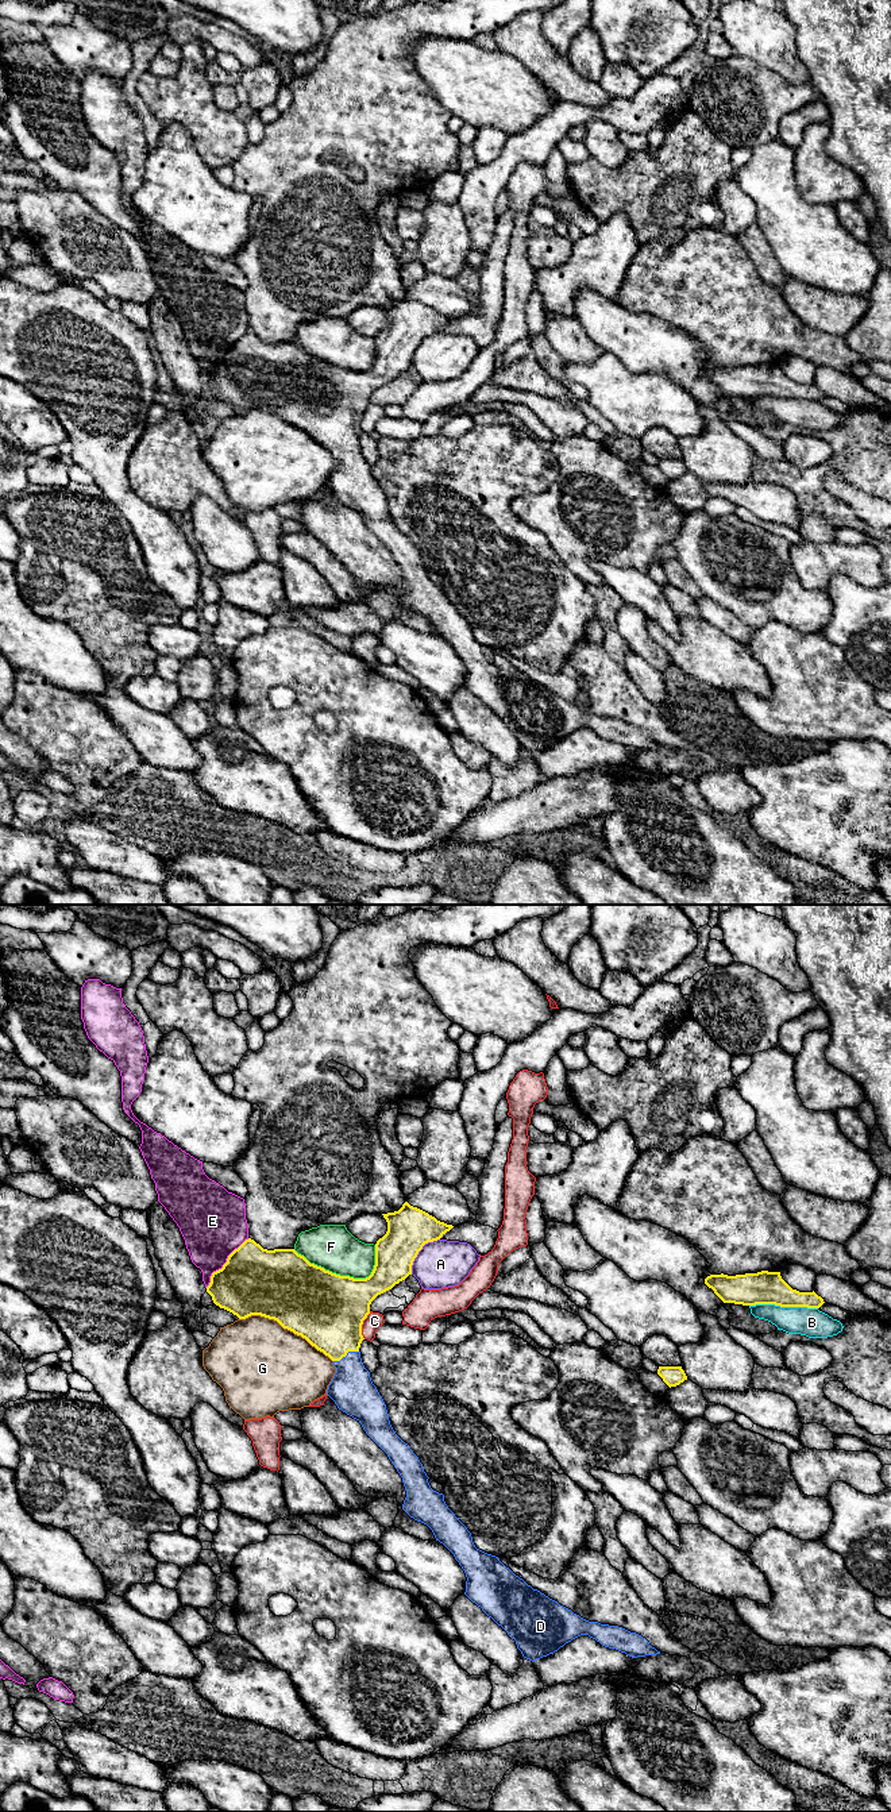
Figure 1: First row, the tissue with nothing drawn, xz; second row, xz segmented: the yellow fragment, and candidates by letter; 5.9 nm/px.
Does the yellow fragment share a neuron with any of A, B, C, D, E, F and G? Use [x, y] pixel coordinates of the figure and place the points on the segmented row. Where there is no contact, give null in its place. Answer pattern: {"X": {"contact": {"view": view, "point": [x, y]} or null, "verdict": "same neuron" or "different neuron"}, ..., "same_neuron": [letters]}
{"A": {"contact": {"view": "xz", "point": [419, 1250]}, "verdict": "different neuron"}, "B": {"contact": {"view": "xz", "point": [783, 1306]}, "verdict": "different neuron"}, "C": {"contact": {"view": "xz", "point": [362, 1323]}, "verdict": "different neuron"}, "D": {"contact": {"view": "xz", "point": [346, 1354]}, "verdict": "same neuron"}, "E": {"contact": {"view": "xz", "point": [226, 1263]}, "verdict": "different neuron"}, "F": {"contact": {"view": "xz", "point": [335, 1273]}, "verdict": "different neuron"}, "G": {"contact": {"view": "xz", "point": [286, 1327]}, "verdict": "different neuron"}, "same_neuron": ["D"]}

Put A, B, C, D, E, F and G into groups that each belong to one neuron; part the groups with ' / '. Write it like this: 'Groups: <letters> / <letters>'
Groups: A / B / C / D / E / F / G

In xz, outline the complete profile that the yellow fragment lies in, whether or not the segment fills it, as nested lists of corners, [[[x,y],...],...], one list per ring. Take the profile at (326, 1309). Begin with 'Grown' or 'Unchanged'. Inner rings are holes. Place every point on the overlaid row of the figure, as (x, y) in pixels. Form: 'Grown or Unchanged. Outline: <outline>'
Grown. Outline: [[[408,1202],[398,1211],[382,1215],[387,1222],[387,1231],[375,1244],[375,1265],[366,1279],[332,1273],[310,1264],[294,1249],[267,1250],[248,1238],[228,1256],[221,1269],[212,1273],[207,1292],[216,1306],[239,1319],[261,1315],[277,1321],[284,1329],[301,1335],[333,1361],[336,1373],[328,1385],[327,1395],[339,1410],[356,1419],[366,1434],[387,1454],[402,1477],[406,1491],[402,1510],[414,1520],[427,1524],[436,1541],[454,1554],[467,1577],[464,1595],[516,1641],[524,1658],[533,1662],[554,1654],[580,1635],[589,1635],[602,1646],[616,1649],[632,1658],[660,1654],[636,1632],[580,1618],[533,1589],[498,1557],[477,1549],[471,1533],[448,1508],[444,1495],[431,1488],[429,1477],[418,1457],[393,1430],[386,1404],[360,1358],[359,1348],[364,1339],[362,1325],[370,1314],[371,1302],[412,1275],[413,1261],[423,1246],[440,1240],[454,1226],[437,1221]]]

